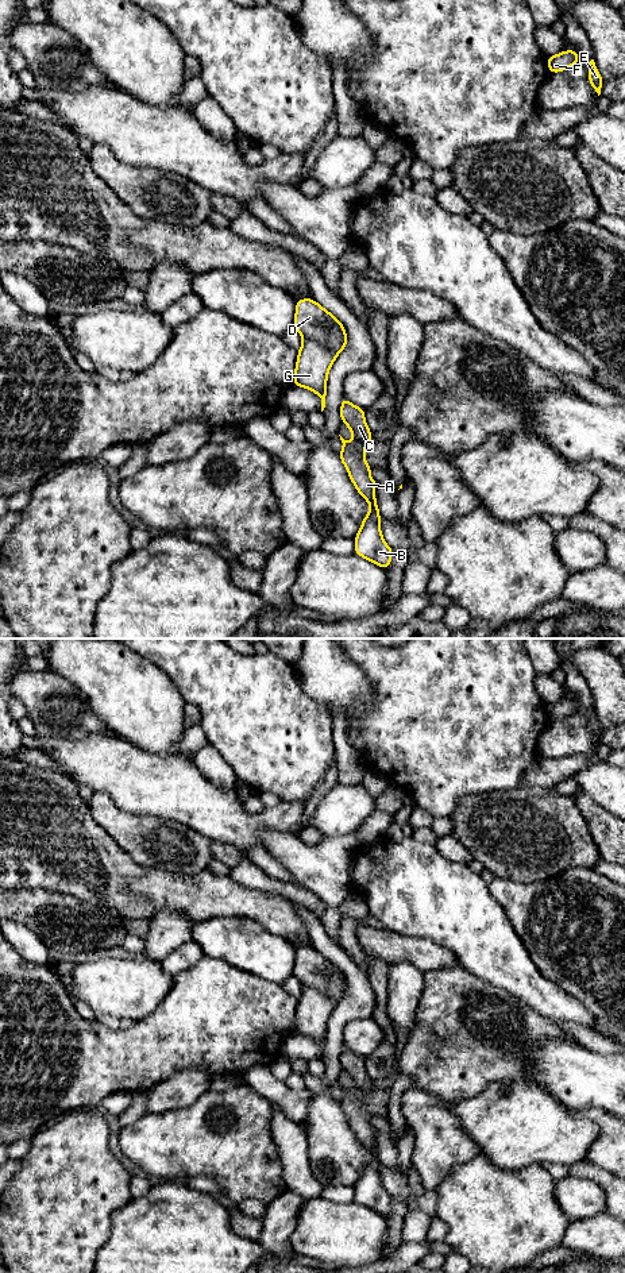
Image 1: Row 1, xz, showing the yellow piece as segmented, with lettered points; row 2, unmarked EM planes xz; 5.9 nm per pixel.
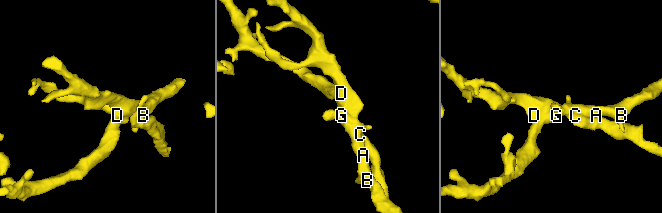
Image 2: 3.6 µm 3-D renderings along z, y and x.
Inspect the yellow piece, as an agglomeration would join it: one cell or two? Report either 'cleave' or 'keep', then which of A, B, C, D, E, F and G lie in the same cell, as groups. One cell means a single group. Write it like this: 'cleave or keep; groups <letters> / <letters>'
cleave; groups A B E F G / C D

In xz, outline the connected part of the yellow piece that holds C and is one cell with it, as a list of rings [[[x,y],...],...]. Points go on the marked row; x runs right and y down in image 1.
[[[344,397],[340,405],[340,418],[350,428],[354,439],[364,447],[373,443],[371,431],[364,420],[364,409],[351,404]]]

